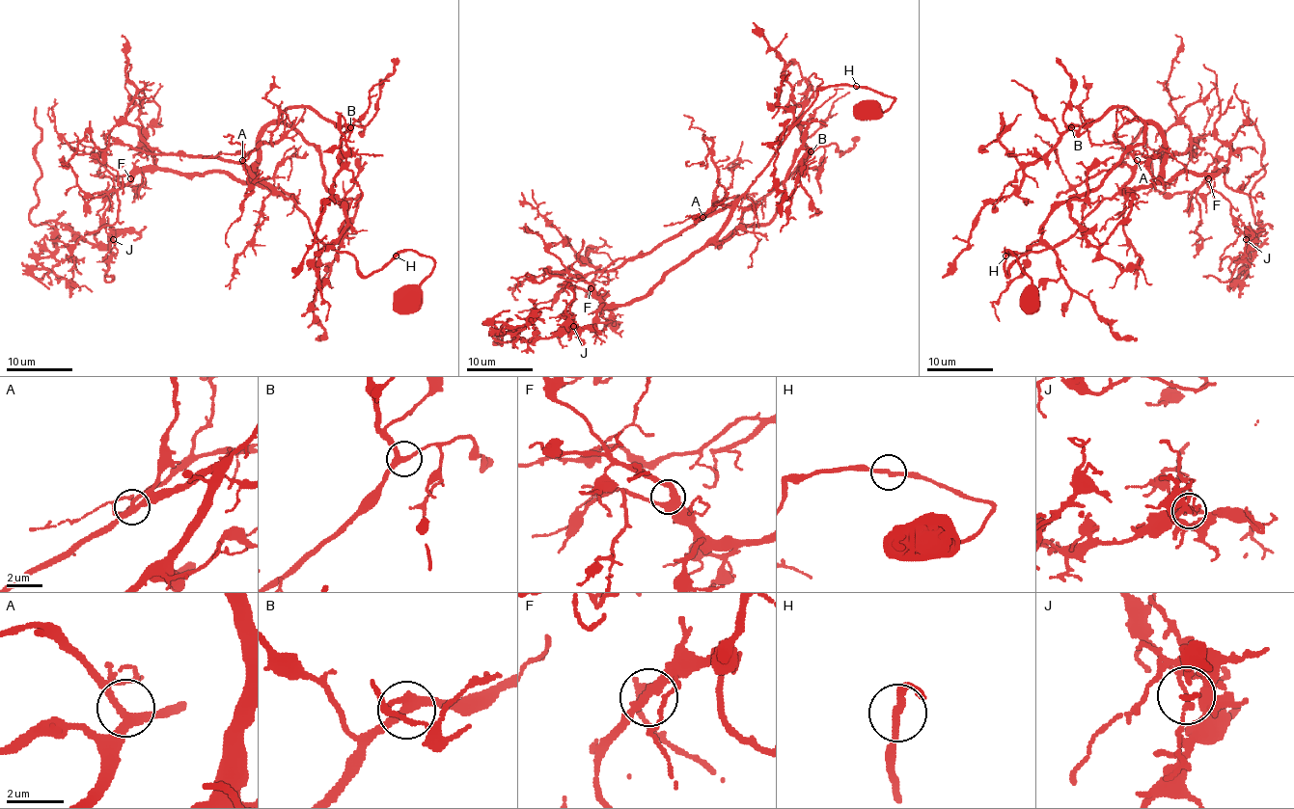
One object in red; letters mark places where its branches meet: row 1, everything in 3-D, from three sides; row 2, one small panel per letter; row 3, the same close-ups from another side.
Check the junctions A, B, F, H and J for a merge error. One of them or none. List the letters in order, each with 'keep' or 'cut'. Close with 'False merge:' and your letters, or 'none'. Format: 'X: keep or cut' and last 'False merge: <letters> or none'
A: keep
B: keep
F: keep
H: keep
J: cut
False merge: J

